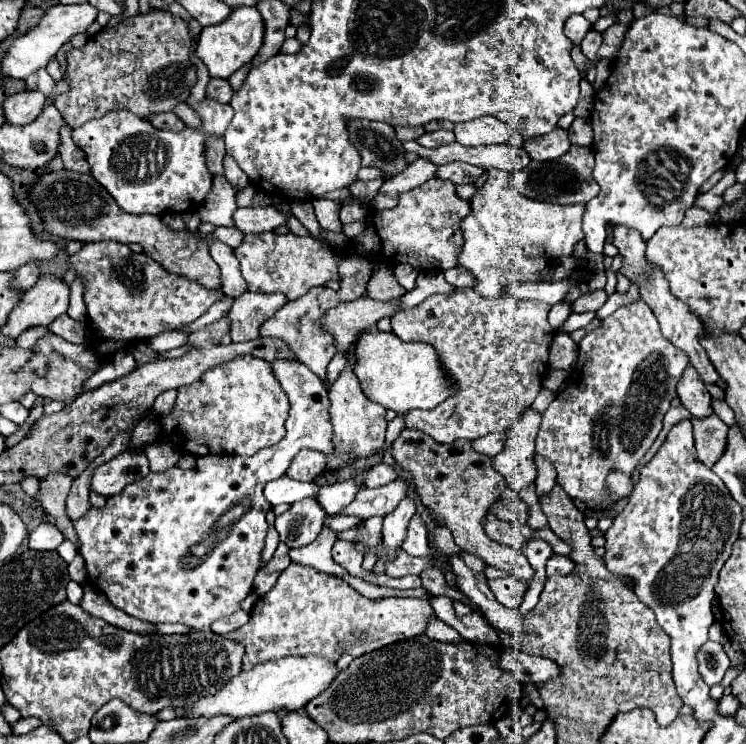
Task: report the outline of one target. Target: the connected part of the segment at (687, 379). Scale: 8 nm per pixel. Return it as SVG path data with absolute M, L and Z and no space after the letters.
M686 368L682 374L682 380L678 382L678 398L682 406L692 414L692 418L700 420L710 414L714 414L712 408L712 396L706 390L706 384L694 372L694 368Z

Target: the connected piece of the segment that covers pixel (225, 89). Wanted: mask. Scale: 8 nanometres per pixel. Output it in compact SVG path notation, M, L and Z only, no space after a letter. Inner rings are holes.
M210 80L206 94L218 102L228 102L232 98L232 86L228 80Z

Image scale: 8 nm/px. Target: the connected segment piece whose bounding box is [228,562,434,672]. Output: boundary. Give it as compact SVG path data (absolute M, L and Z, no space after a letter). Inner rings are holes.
M290 564L276 586L260 598L262 606L254 606L250 622L230 632L246 652L242 670L250 670L266 660L284 656L322 656L338 662L342 654L358 658L398 640L424 634L426 618L432 616L428 600L420 598L364 598L346 580L318 572L304 564Z

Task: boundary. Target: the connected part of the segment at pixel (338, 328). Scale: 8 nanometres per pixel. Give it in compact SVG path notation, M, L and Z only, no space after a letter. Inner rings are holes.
M362 296L358 300L338 304L320 318L320 324L324 332L330 332L334 336L334 344L338 352L348 352L354 338L368 328L374 328L376 322L384 316L392 316L398 310L400 300L392 302L376 302L368 296Z

